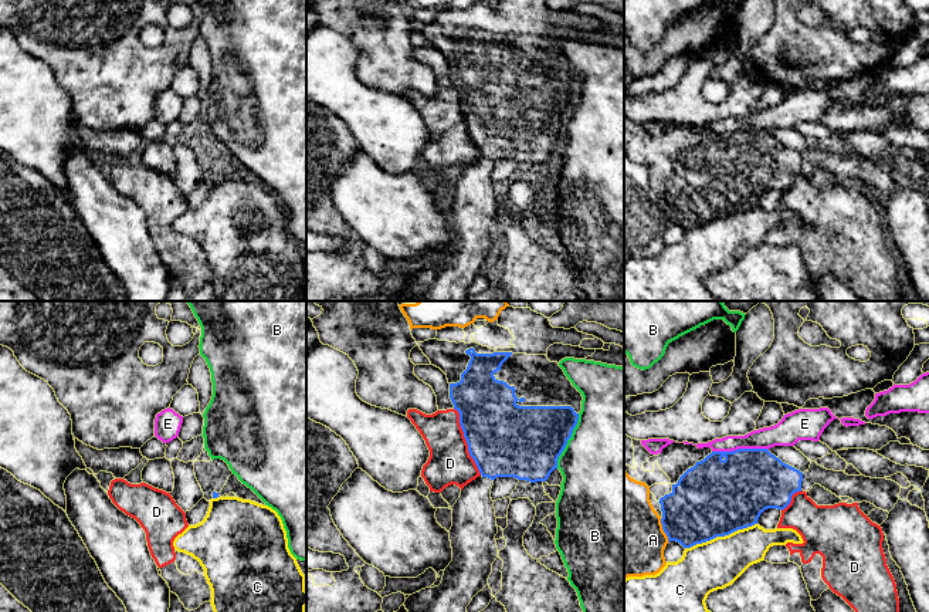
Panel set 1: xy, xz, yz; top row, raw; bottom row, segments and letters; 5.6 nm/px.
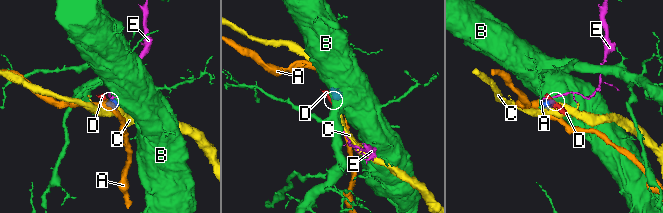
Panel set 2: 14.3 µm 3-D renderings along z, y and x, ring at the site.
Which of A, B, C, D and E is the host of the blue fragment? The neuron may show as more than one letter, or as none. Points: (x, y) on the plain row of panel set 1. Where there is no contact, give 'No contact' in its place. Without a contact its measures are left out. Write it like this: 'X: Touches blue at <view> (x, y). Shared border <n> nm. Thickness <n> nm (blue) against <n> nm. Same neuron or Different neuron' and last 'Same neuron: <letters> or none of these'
A: Touches blue at yz (663, 210). Shared border 140 nm. Thickness 380 nm (blue) against 440 nm. Different neuron
B: Touches blue at xz (568, 121). Shared border 340 nm. Thickness 420 nm (blue) against 480 nm. Different neuron
C: Touches blue at yz (721, 217). Shared border 440 nm. Thickness 440 nm (blue) against 280 nm. Different neuron
D: Touches blue at xz (467, 124). Shared border 420 nm. Thickness 420 nm (blue) against 240 nm. Different neuron
E: Touches blue at yz (739, 131). Shared border 320 nm. Thickness 380 nm (blue) against 130 nm. Different neuron
Same neuron: none of these

